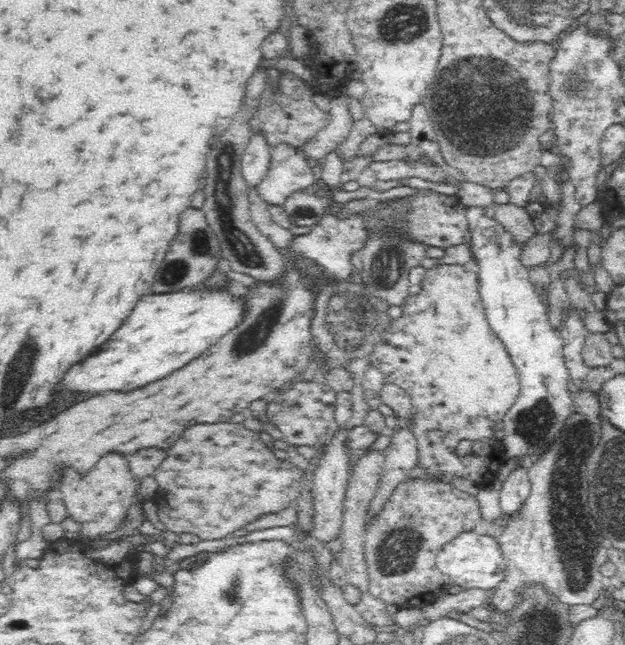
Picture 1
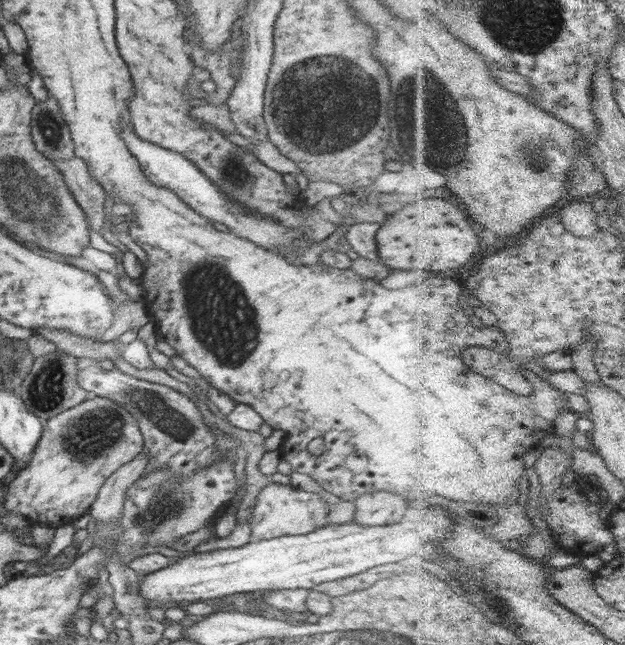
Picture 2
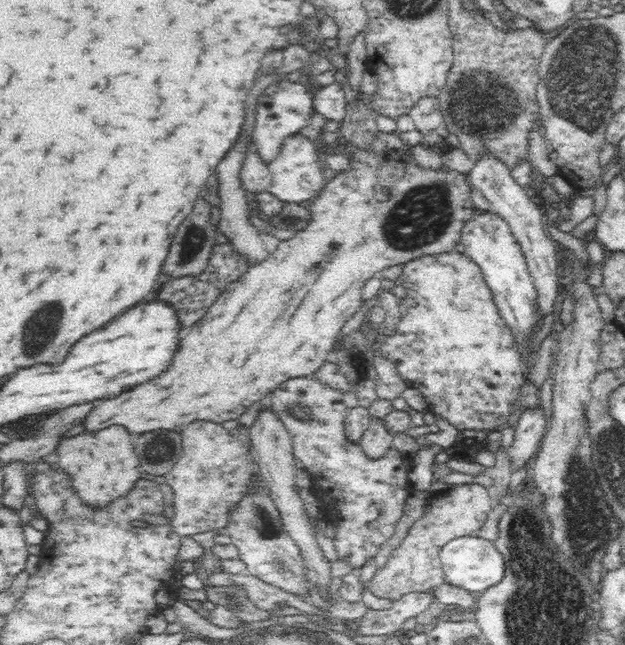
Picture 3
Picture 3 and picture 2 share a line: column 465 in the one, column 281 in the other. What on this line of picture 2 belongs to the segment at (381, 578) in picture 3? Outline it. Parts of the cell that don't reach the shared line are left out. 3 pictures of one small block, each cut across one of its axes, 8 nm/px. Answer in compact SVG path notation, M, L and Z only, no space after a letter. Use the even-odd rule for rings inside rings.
M272 480L256 497L250 526L253 540L268 540L279 536L304 536L317 528L329 525L328 501L314 492L297 490L292 485L274 483Z

